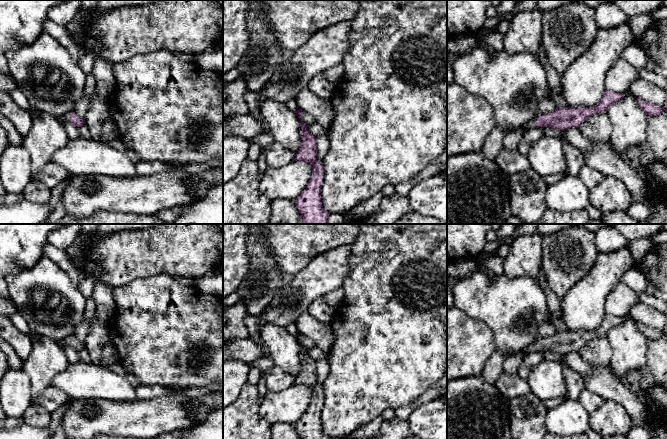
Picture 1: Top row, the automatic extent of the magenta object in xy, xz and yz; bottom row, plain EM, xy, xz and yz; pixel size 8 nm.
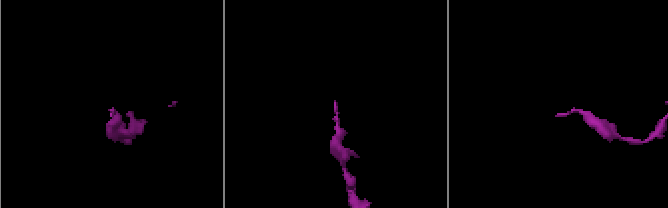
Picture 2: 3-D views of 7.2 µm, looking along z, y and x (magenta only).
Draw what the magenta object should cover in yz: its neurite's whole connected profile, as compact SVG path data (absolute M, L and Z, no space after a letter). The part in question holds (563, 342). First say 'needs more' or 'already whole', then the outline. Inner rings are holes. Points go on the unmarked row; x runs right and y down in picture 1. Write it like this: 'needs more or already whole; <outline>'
needs more; M604 315L600 326L595 331L557 331L554 335L534 341L531 346L518 352L516 355L526 356L530 351L551 351L566 355L578 352L591 339L606 336L608 331L624 322L626 317Z

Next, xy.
needs more; M71 336L67 337L65 339L62 339L59 342L59 346L62 347L63 349L65 347L73 347L75 350L80 351L83 348L85 348L85 344L80 342L76 337Z

